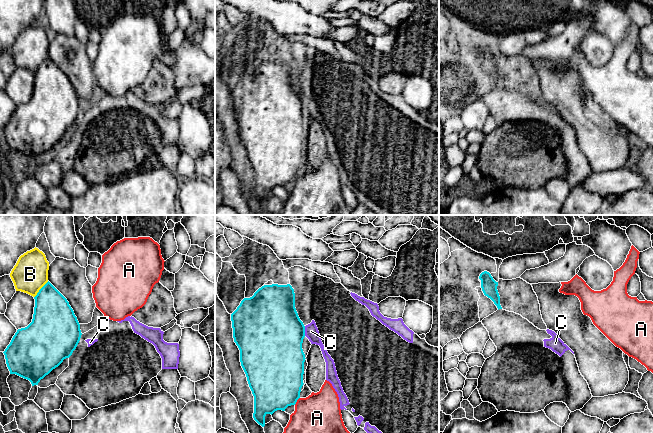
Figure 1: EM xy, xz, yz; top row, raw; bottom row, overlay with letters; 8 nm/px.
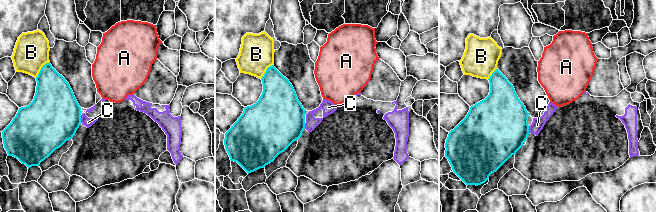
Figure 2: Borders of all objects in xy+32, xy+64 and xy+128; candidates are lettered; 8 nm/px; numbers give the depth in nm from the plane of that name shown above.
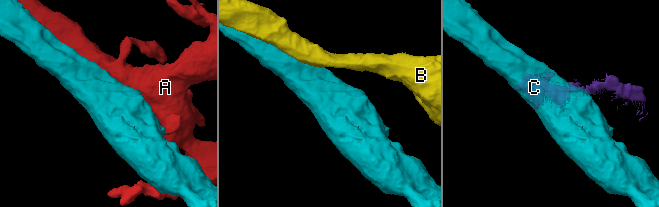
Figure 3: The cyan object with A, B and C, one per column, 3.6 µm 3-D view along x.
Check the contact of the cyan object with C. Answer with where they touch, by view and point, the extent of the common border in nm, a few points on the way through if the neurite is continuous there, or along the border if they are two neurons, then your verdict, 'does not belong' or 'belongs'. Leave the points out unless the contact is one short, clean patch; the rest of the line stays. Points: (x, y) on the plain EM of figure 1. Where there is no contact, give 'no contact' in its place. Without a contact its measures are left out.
contact xz (304, 107); length 80 nm; does not belong

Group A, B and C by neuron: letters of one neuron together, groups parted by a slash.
A C / B

